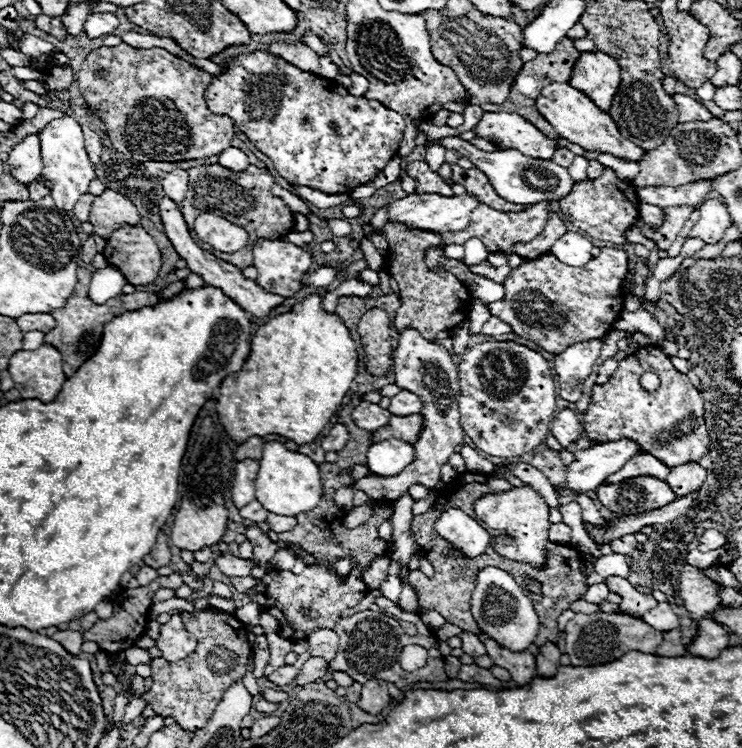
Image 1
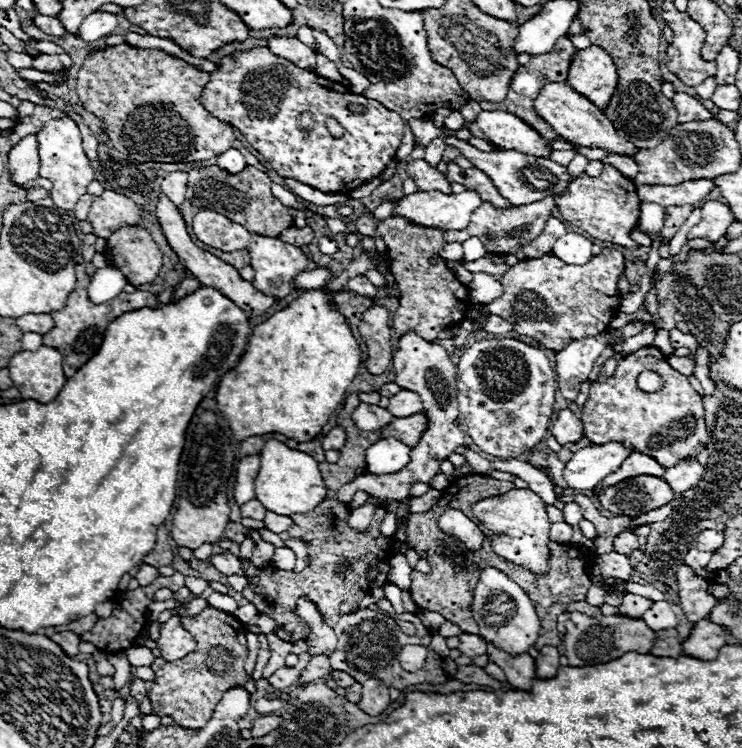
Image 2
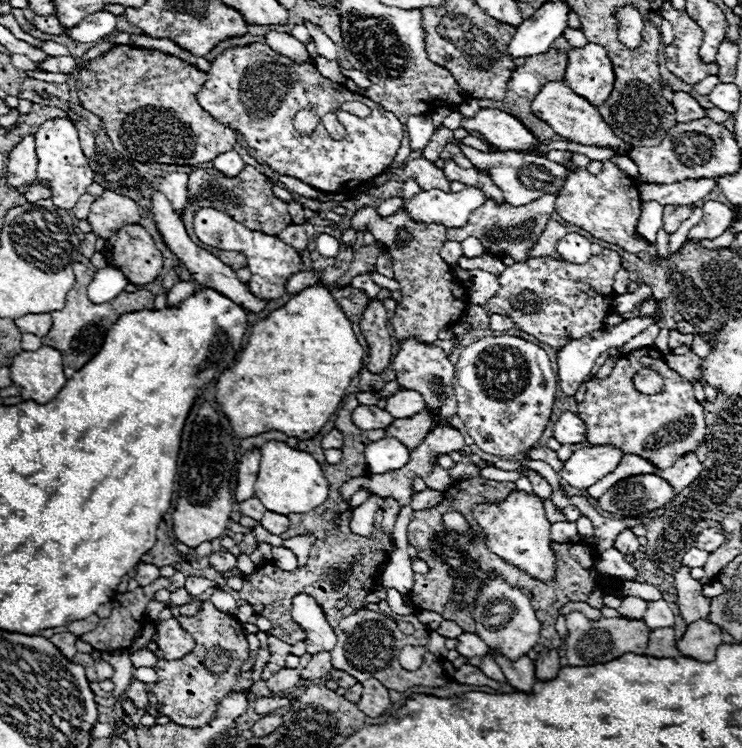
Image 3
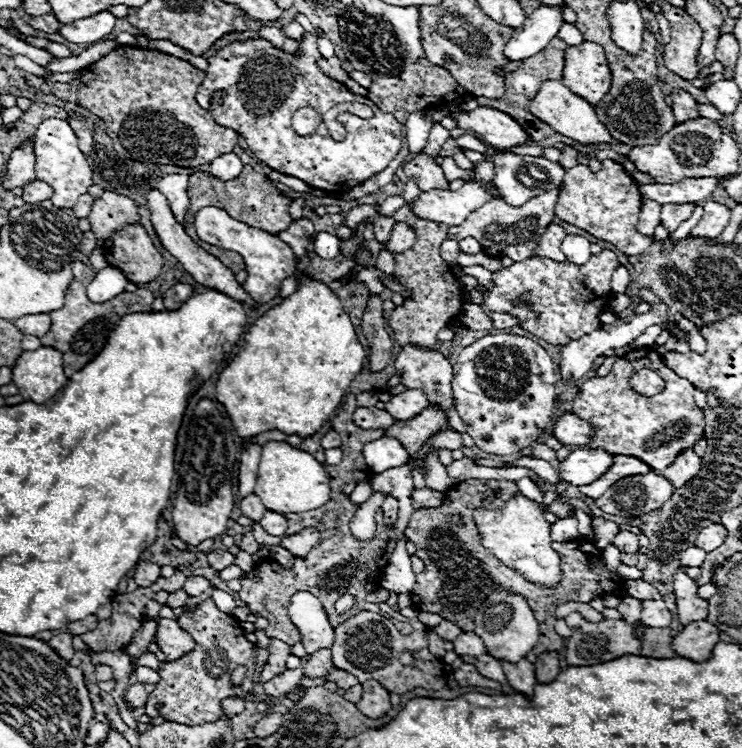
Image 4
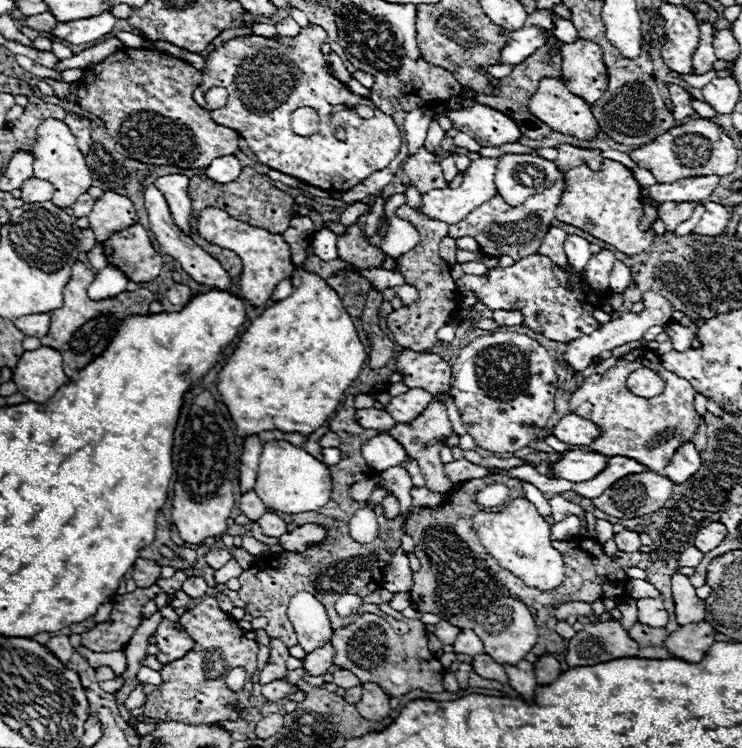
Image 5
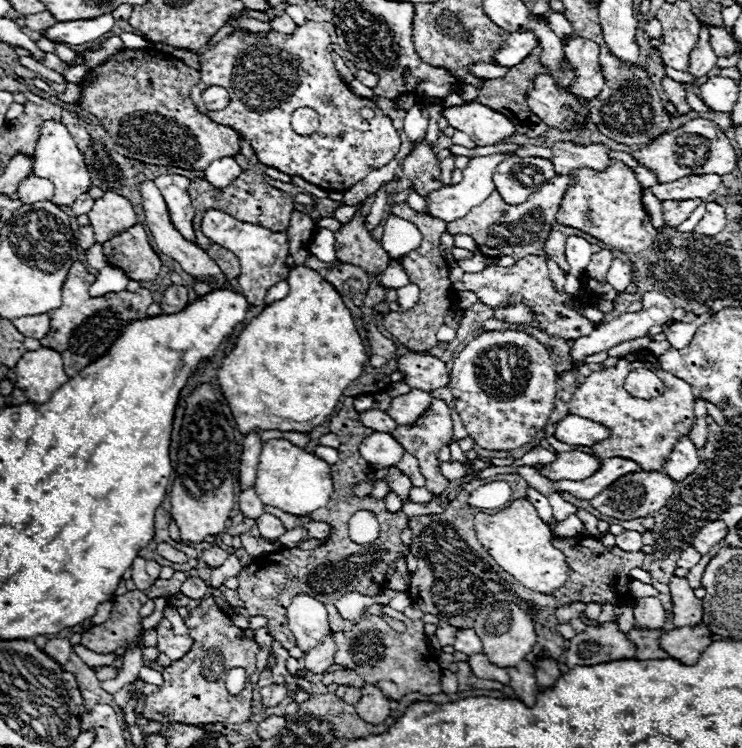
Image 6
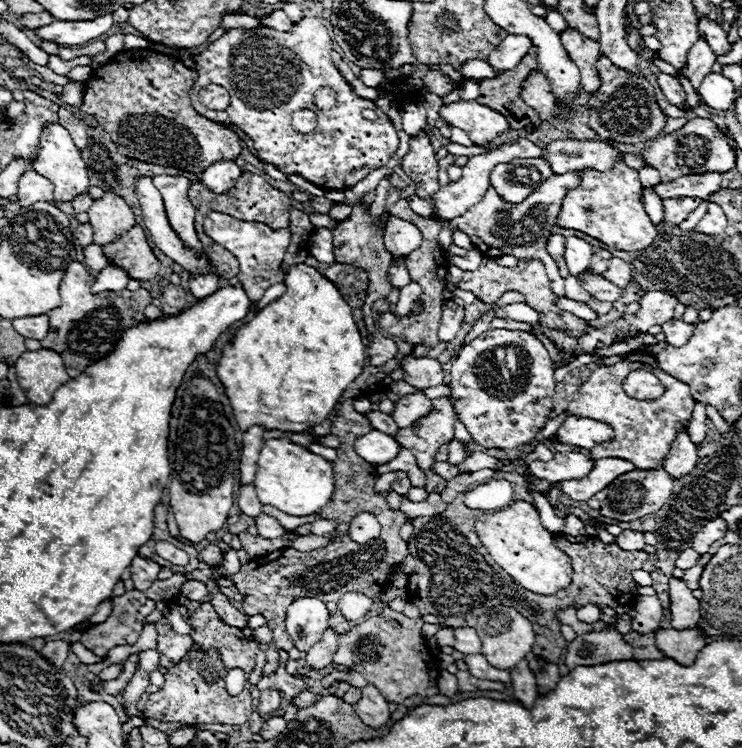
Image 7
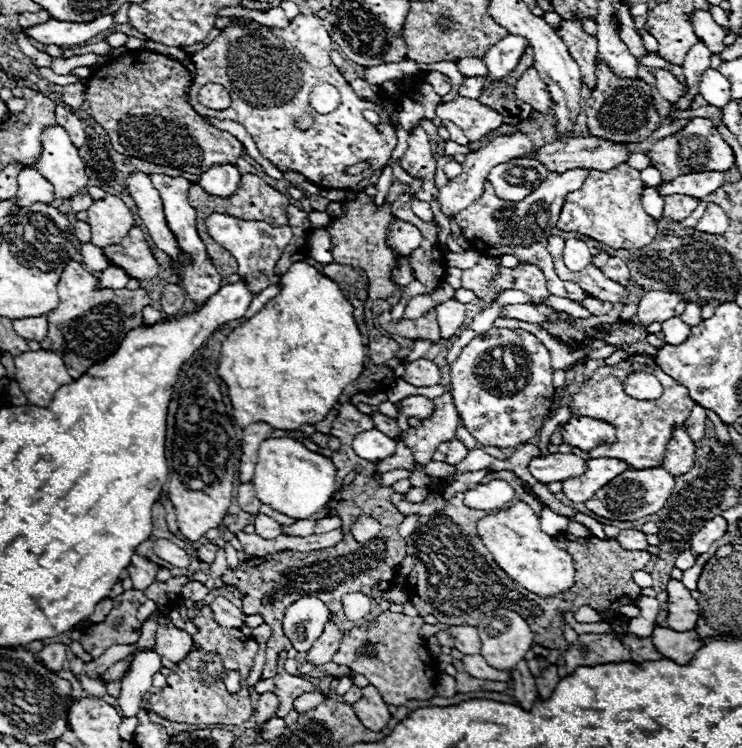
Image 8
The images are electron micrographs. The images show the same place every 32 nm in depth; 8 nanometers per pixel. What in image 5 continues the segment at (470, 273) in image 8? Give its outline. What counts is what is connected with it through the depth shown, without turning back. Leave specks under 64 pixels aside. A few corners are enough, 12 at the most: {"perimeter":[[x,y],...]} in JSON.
{"perimeter":[[602,250],[576,272],[526,256],[458,290],[490,310],[522,312],[522,326],[568,344],[600,324],[616,256]]}

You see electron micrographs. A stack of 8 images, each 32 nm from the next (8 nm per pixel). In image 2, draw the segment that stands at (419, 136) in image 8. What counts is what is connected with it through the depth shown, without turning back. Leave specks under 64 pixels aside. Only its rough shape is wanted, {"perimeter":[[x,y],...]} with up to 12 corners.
{"perimeter":[[426,160],[406,166],[420,192],[452,194],[450,182]]}

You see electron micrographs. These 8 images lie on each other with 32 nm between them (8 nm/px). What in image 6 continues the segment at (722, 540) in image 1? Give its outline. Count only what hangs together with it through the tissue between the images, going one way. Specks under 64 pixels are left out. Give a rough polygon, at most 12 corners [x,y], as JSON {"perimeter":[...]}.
{"perimeter":[[708,522],[692,546],[706,554],[726,536],[726,524]]}

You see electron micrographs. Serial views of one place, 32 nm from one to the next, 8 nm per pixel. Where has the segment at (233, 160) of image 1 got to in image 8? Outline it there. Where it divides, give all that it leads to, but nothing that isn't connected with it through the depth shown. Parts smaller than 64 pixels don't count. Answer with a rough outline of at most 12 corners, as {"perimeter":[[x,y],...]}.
{"perimeter":[[232,164],[212,166],[198,180],[208,194],[230,196],[240,182]]}

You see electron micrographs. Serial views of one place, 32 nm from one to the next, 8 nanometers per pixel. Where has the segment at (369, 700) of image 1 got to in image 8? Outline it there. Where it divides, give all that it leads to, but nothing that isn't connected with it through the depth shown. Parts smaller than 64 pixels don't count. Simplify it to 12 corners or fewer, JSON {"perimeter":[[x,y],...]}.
{"perimeter":[[374,686],[362,690],[352,706],[362,724],[382,730],[390,720],[388,704]]}

